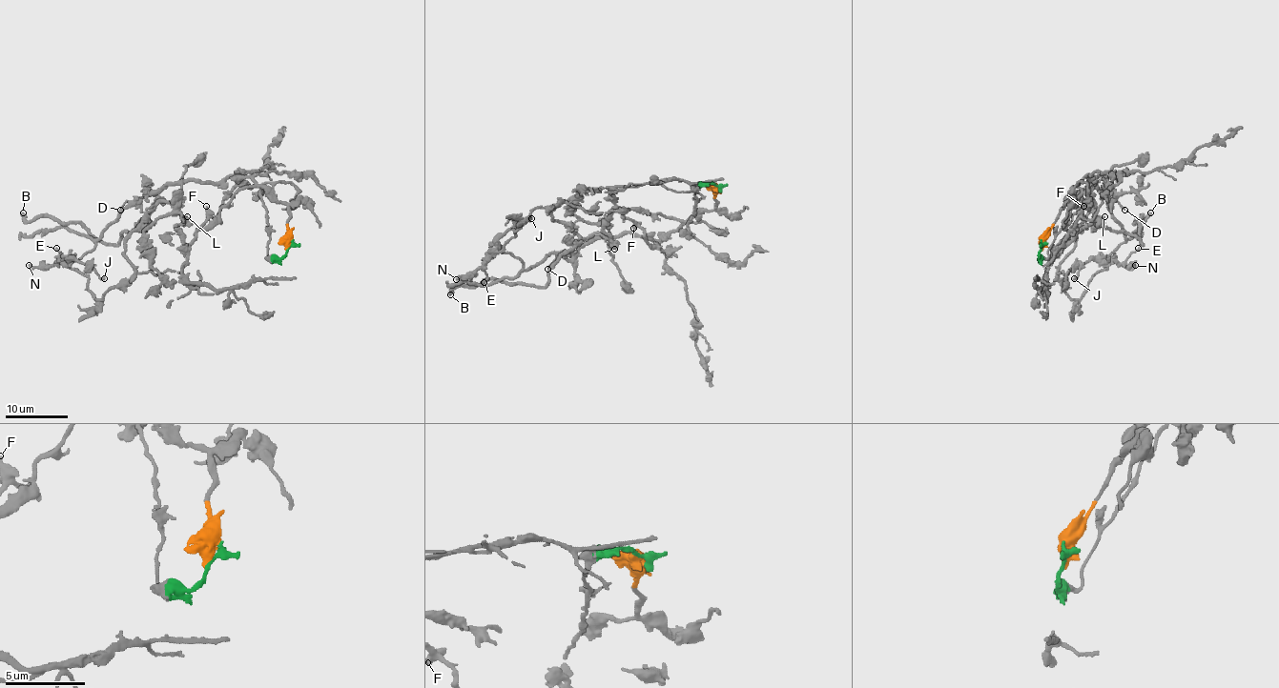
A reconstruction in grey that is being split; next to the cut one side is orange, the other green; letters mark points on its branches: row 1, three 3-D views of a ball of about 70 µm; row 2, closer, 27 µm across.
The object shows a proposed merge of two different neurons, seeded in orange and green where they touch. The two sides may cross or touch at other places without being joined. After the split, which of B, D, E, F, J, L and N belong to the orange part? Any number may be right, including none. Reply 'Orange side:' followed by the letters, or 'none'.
Orange side: D, J

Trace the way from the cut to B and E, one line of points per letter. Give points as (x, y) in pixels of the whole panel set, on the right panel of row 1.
B: (1042, 246), (1039, 258), (1073, 189), (1064, 243), (1092, 201), (1106, 228), (1144, 243), (1136, 223), (1151, 212)
E: (1042, 246), (1039, 258), (1080, 187), (1064, 243), (1092, 220), (1089, 203), (1062, 290), (1081, 296), (1139, 248)

